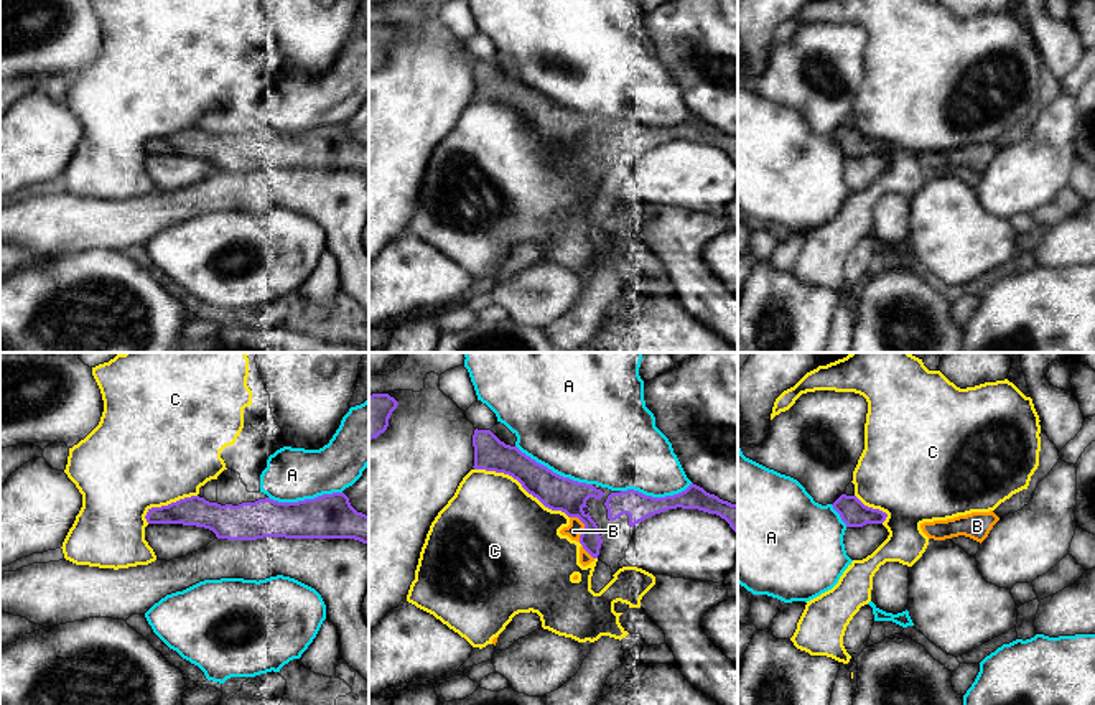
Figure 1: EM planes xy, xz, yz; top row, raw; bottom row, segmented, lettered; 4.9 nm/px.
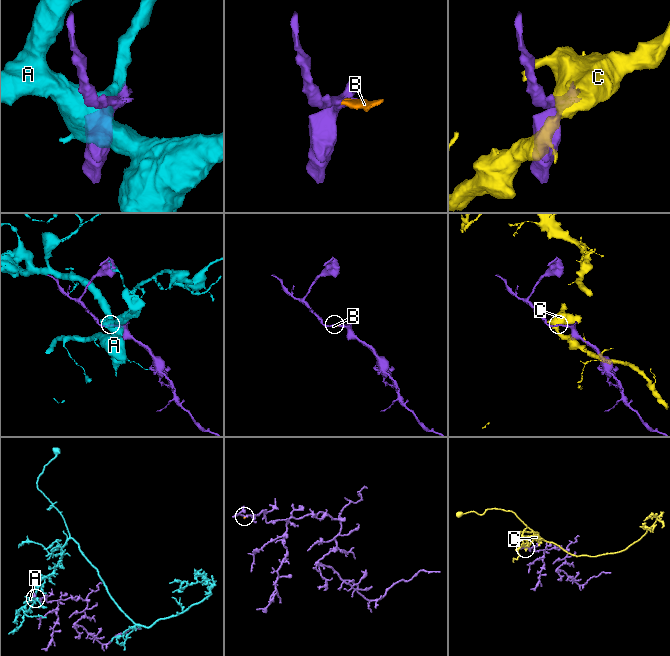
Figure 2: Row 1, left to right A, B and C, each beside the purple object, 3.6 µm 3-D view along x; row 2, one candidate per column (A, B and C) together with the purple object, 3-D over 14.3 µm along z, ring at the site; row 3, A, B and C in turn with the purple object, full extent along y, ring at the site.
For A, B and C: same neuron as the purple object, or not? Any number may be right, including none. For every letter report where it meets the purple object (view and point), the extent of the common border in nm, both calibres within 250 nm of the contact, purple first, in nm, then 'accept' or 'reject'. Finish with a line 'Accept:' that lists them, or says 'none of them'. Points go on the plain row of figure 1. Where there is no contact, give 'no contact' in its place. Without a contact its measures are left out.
A: contact xz (552, 102); length 420 nm; calibres 170 and 500 nm; reject
B: contact xz (585, 157); length 140 nm; calibres 170 and 80 nm; accept
C: contact xz (522, 117); length 500 nm; calibres 170 and 480 nm; reject
Accept: B

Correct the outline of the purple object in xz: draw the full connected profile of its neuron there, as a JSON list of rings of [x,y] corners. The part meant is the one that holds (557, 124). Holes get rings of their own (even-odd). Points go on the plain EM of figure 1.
[[[476,59],[473,77],[474,100],[509,105],[545,138],[565,143],[570,148],[570,156],[563,158],[560,165],[581,175],[580,194],[586,198],[598,189],[603,170],[596,153],[583,140],[588,138],[589,128],[601,130],[604,127],[601,120],[553,104],[517,77],[501,72],[491,61]]]

